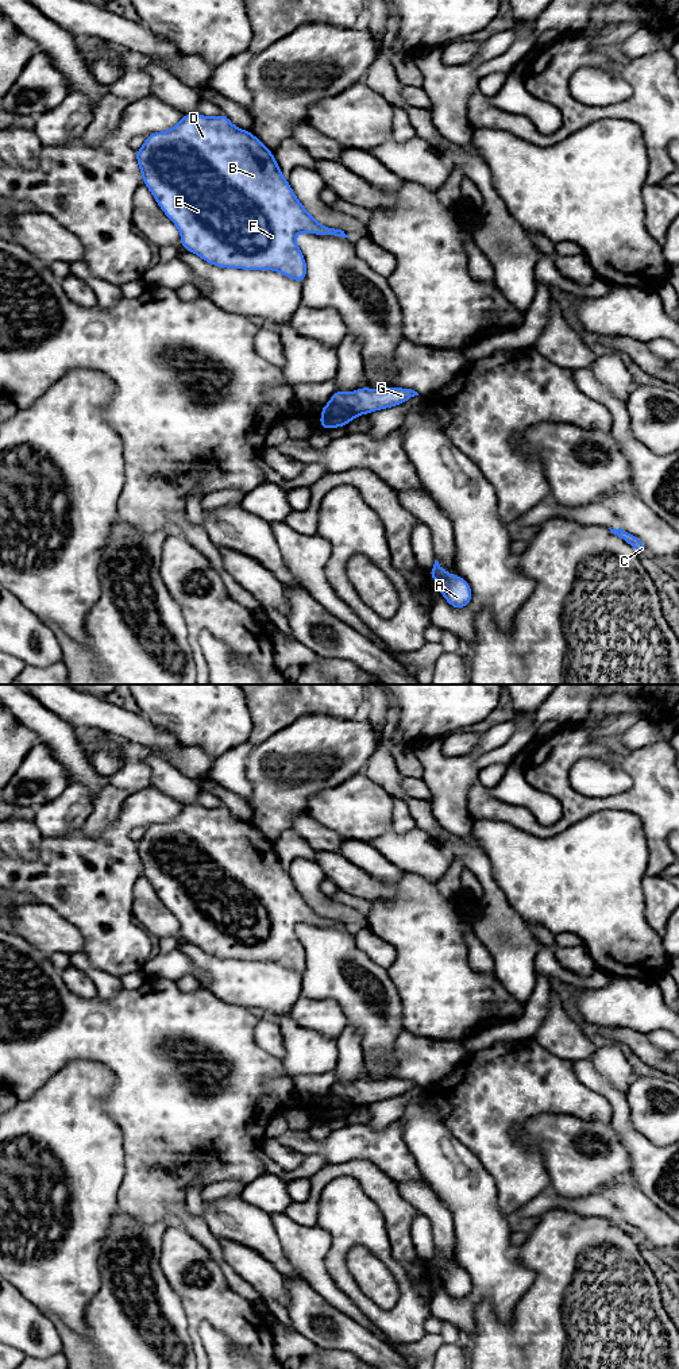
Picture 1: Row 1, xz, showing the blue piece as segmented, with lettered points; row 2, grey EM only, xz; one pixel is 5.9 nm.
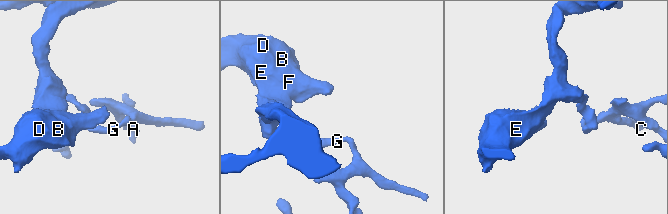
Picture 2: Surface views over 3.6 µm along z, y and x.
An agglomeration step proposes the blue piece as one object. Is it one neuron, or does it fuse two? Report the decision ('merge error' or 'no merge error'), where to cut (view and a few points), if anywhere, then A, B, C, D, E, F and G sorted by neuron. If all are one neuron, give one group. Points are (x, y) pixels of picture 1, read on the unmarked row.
merge error | xz (331, 1092), (347, 1098), (355, 1106) | A C G / B D E F

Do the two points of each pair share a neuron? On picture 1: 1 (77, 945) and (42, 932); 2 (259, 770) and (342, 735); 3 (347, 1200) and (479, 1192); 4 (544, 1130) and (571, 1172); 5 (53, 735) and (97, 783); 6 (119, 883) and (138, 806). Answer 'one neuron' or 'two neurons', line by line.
1: one neuron
2: one neuron
3: two neurons
4: one neuron
5: one neuron
6: one neuron

